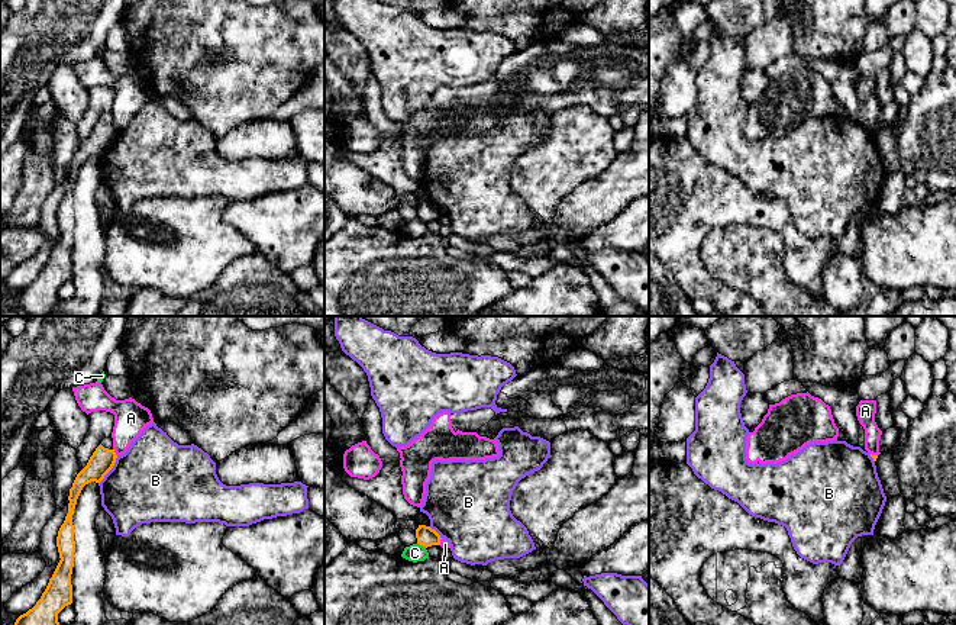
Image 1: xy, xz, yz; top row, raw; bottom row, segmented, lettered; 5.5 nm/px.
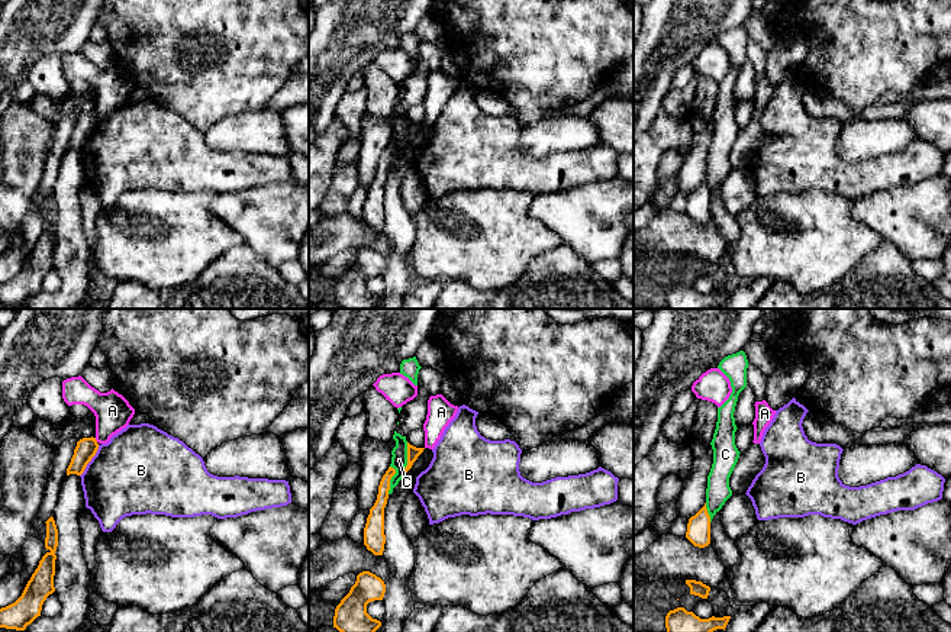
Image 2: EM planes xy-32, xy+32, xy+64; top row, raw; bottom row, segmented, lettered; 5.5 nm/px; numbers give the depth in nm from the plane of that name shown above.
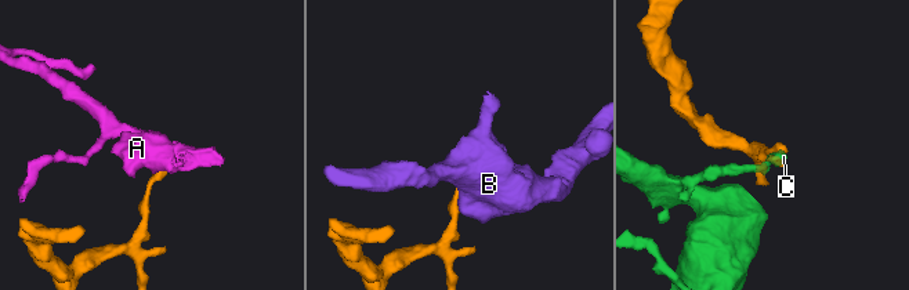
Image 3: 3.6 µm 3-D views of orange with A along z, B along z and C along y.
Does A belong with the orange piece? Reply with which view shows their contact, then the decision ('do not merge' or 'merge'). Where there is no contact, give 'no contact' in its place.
xy | do not merge

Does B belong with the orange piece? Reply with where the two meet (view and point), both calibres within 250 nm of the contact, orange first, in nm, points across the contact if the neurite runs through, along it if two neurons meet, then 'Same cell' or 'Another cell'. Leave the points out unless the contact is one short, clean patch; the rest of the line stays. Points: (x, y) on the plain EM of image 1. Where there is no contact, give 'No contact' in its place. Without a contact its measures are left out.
Touches orange at xy (110, 144). Thickness 140 nm (orange) against 460 nm. Another cell

